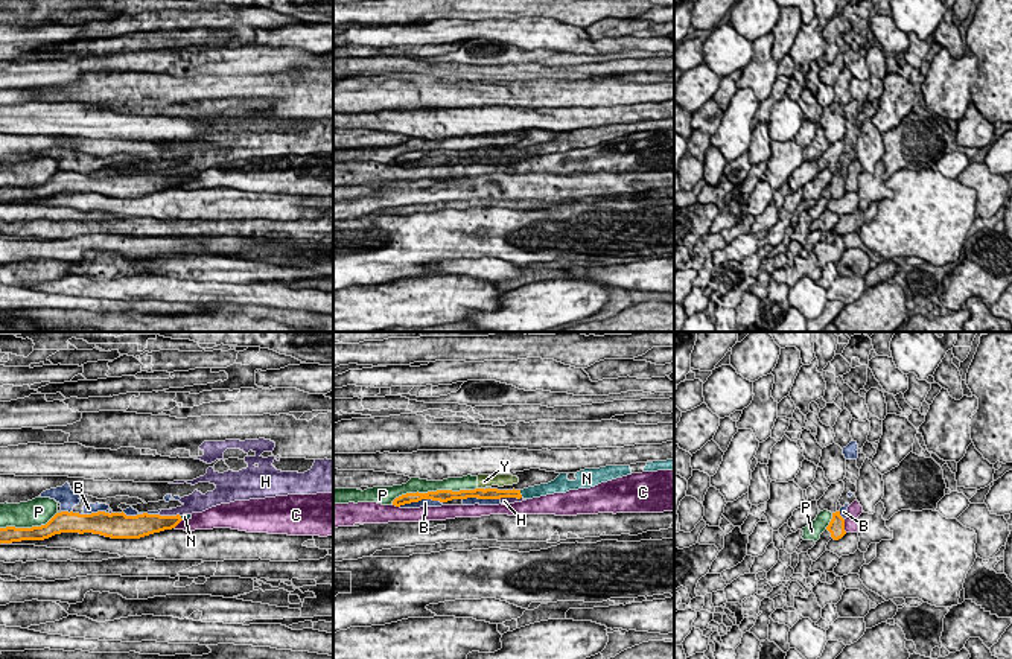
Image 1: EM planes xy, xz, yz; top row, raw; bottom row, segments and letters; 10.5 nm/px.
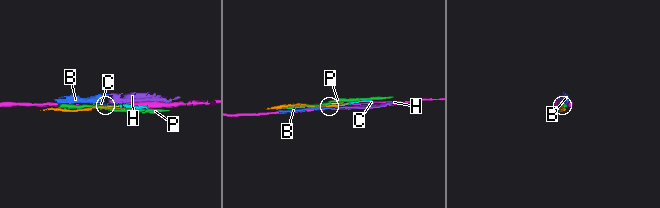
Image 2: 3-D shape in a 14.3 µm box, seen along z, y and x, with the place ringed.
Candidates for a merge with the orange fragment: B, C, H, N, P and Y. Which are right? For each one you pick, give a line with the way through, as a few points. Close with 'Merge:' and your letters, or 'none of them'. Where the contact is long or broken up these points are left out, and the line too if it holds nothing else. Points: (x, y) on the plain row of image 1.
Merge: N

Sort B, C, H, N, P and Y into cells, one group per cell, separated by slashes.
B H / C / N / P Y

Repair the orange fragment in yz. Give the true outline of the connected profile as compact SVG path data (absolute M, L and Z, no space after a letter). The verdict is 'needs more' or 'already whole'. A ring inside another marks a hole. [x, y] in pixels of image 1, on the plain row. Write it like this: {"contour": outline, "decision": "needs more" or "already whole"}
{"contour": "M840 170L832 172L832 178L829 184L826 186L826 189L831 192L831 196L834 199L839 199L846 193L845 178L840 175Z", "decision": "already whole"}

